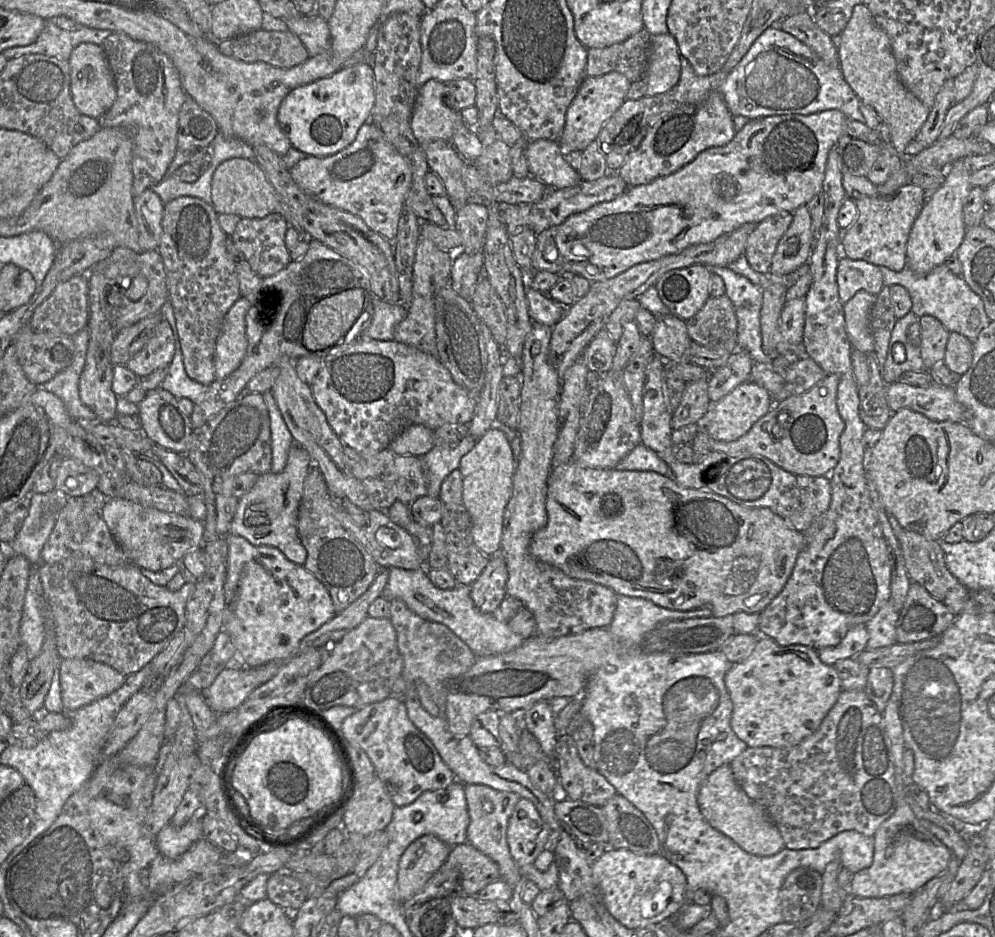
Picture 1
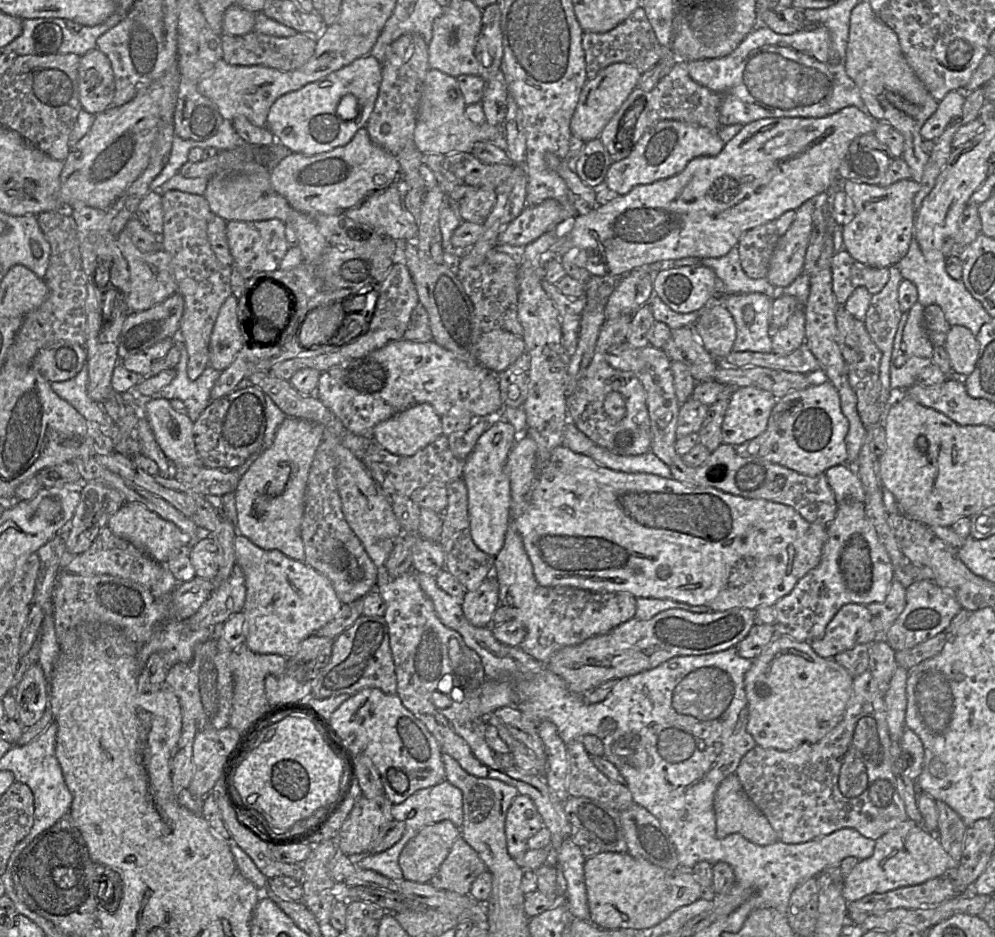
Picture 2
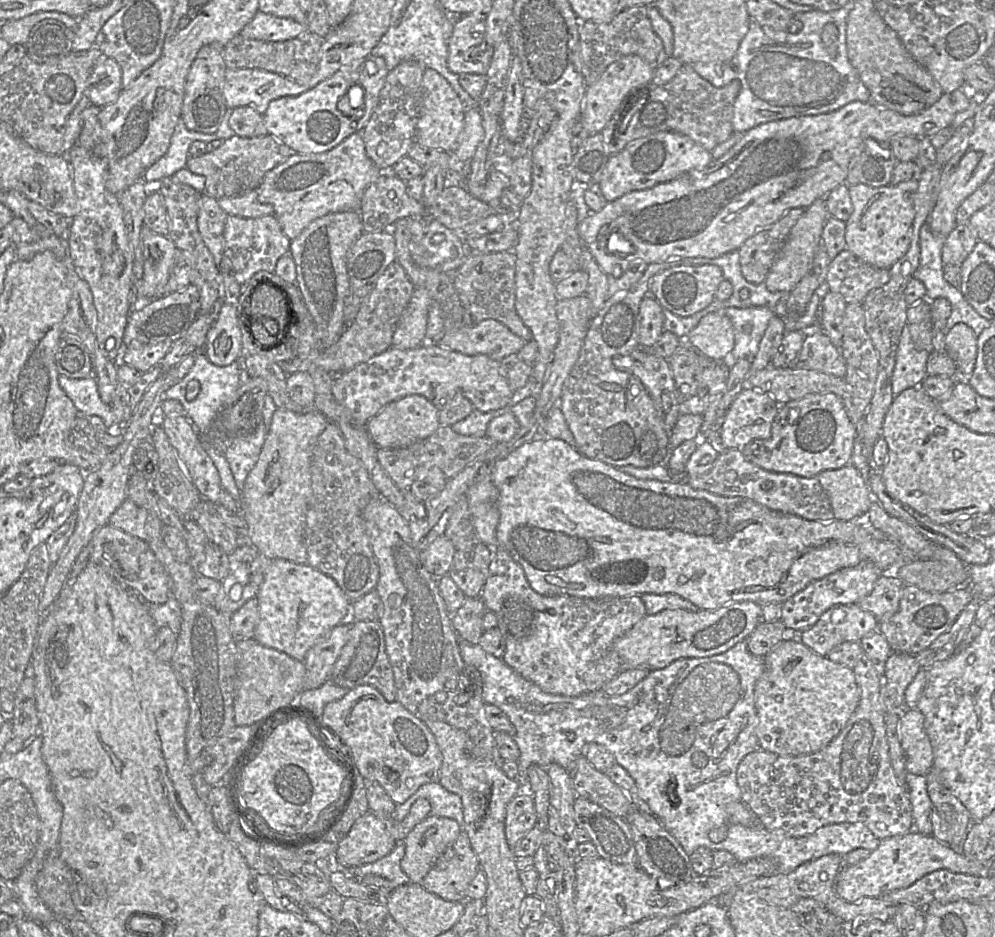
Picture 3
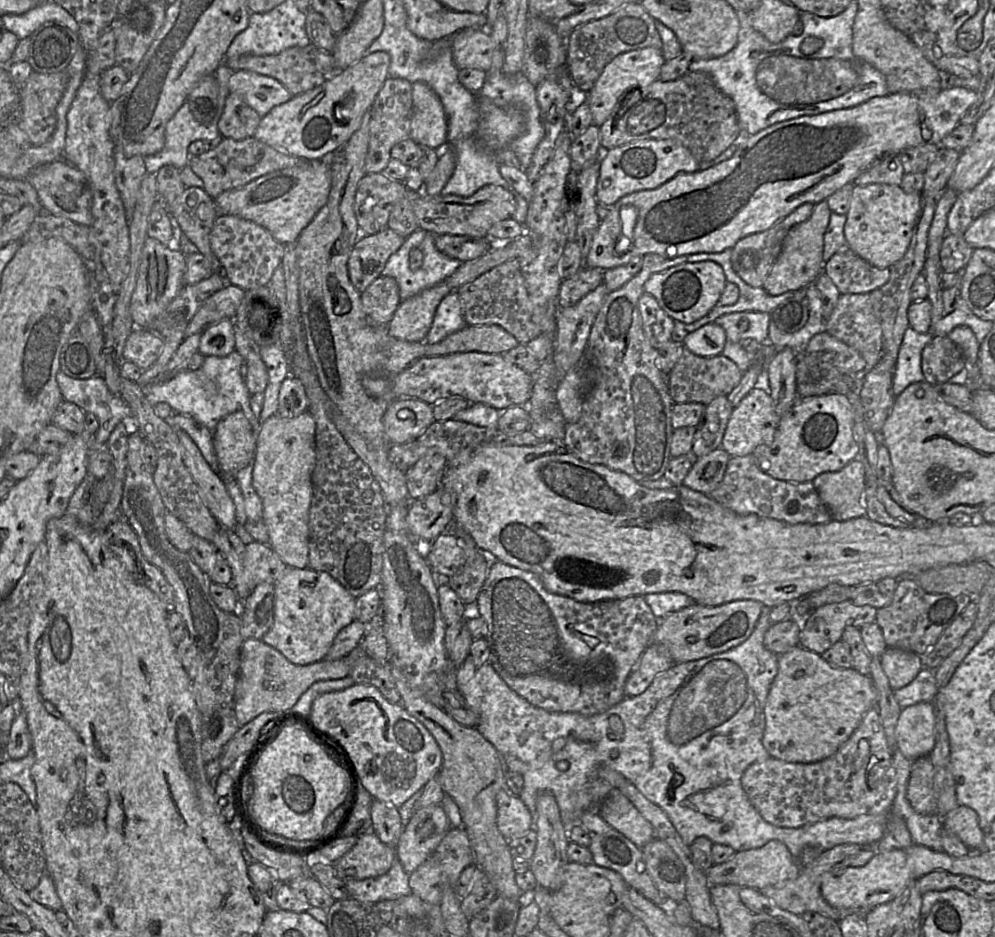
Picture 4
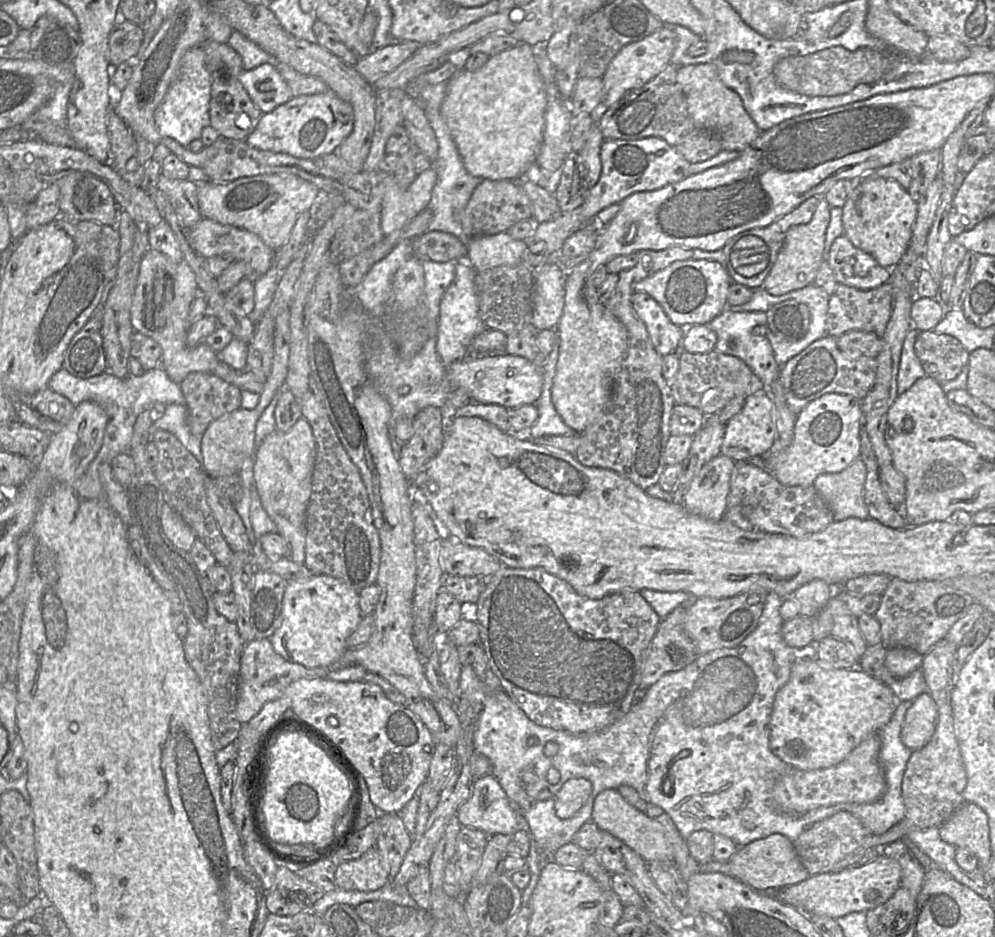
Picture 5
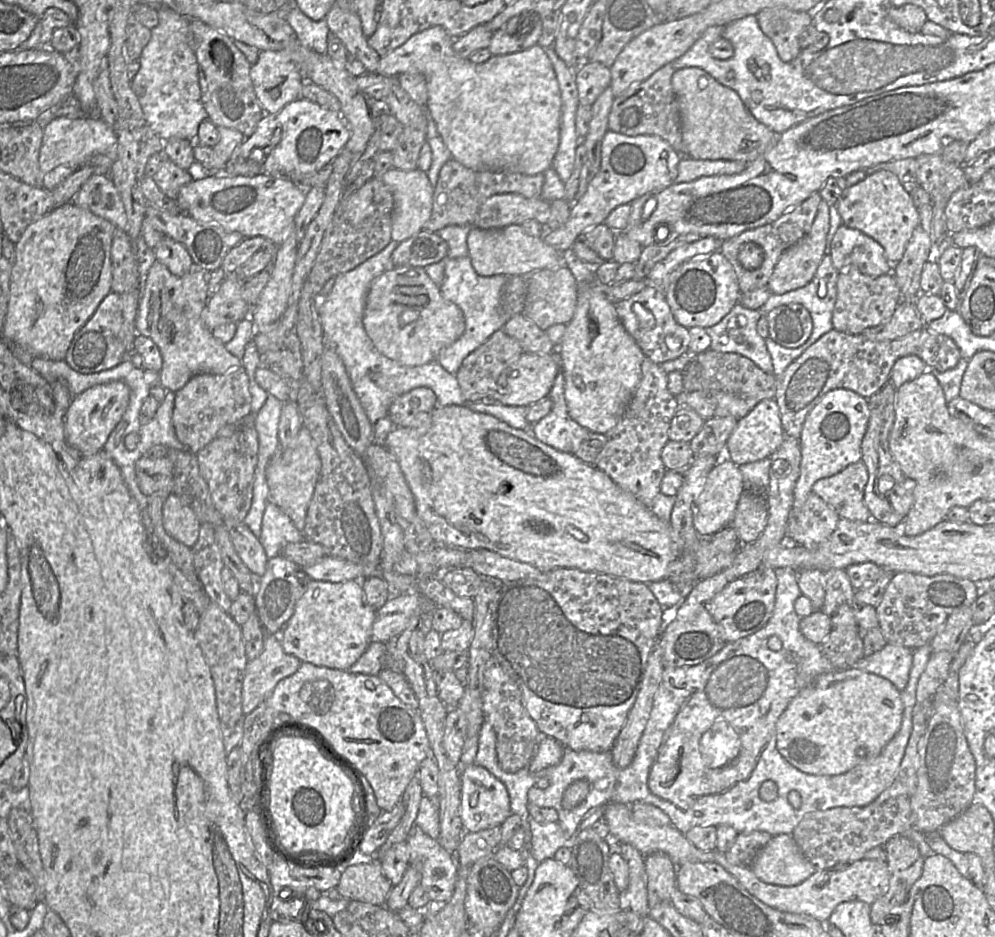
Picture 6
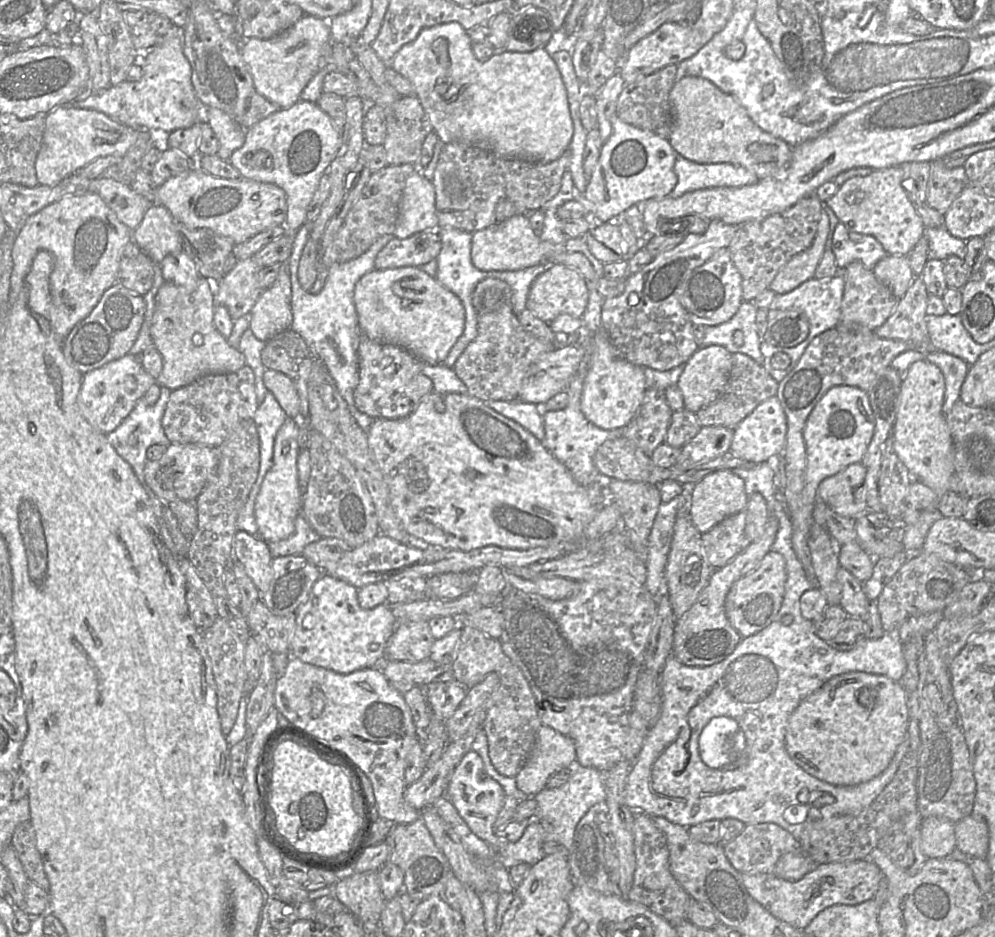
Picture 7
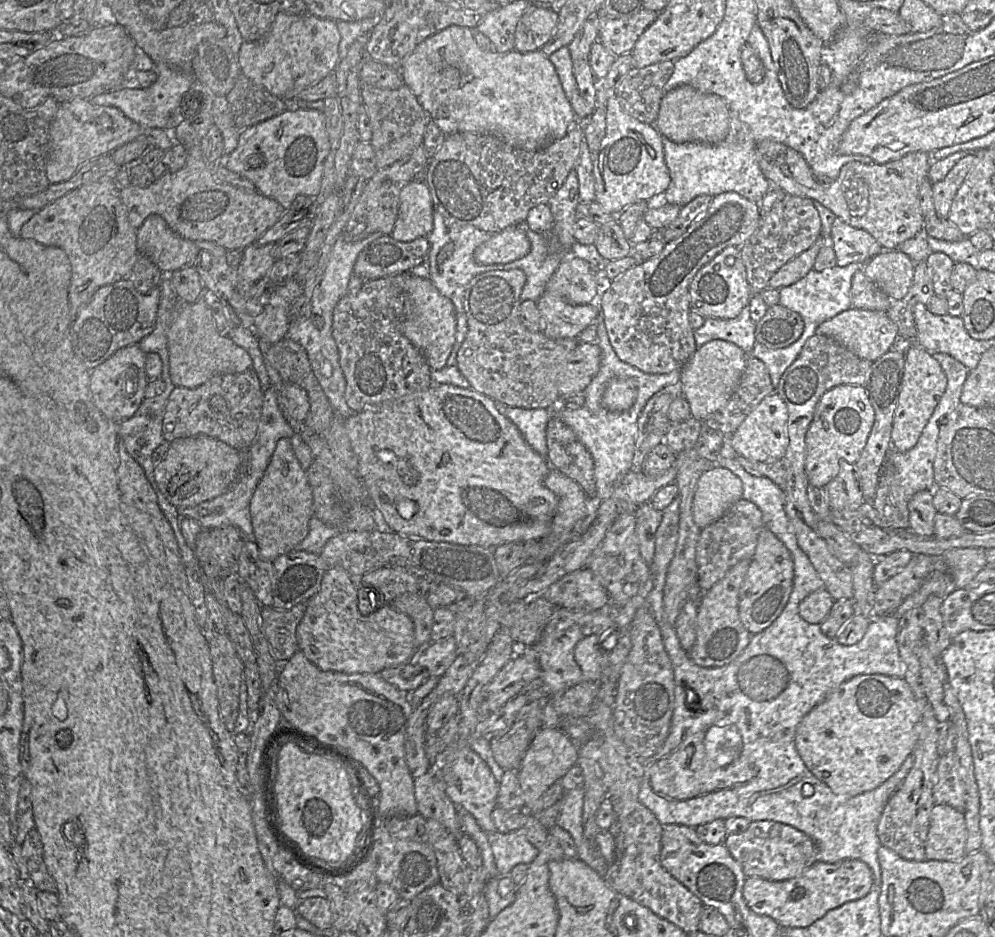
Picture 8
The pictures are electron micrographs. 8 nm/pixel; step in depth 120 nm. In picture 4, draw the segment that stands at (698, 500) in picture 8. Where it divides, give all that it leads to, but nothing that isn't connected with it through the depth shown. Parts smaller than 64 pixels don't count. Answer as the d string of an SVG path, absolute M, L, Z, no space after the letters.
M719 447L705 456L694 459L683 485L710 495L722 481L730 457L722 447Z

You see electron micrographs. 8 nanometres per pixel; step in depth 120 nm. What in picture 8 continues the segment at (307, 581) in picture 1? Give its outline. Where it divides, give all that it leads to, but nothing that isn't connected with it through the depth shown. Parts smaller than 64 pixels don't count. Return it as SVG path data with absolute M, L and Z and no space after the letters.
M341 567L326 570L319 590L306 601L306 611L297 626L299 651L320 670L344 674L379 674L385 668L413 662L419 650L415 645L411 619L389 603L374 613L363 616L358 610L359 585L359 579L353 578Z

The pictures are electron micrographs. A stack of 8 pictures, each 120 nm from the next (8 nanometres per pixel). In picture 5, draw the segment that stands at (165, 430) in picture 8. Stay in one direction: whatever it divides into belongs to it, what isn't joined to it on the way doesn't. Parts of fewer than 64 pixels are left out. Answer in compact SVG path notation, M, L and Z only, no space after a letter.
M190 372L179 384L195 435L203 436L212 421L241 407L241 390L211 372Z

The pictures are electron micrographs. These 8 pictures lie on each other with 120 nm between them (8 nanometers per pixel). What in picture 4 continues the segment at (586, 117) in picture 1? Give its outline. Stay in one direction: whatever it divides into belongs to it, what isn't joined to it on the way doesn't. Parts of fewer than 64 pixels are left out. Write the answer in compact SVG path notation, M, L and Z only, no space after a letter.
M653 47L626 51L613 58L586 93L586 101L592 113L593 123L600 127L610 115L618 98L623 95L625 99L631 92L636 90L633 89L625 92L626 89L638 86L645 87L659 79L662 66L665 62L662 49Z

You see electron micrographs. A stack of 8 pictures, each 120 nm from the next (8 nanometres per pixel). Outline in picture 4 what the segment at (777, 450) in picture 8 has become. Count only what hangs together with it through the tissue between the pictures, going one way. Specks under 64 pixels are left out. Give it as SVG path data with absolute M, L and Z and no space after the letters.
M754 387L732 410L721 447L732 456L746 456L753 453L759 445L773 442L780 416L777 415L770 394Z

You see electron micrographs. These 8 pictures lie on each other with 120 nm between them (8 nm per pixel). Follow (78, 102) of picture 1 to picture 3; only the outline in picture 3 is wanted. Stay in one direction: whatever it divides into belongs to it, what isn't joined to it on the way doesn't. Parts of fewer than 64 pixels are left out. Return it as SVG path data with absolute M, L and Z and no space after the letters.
M103 55L96 61L89 78L85 98L102 108L114 103L122 91L122 72L118 63Z

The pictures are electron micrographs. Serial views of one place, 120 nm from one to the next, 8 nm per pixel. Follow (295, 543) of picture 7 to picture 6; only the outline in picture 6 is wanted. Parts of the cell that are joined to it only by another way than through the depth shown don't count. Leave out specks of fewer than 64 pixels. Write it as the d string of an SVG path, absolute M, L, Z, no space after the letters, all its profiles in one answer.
M268 502L262 517L261 533L258 537L267 558L281 554L288 543L297 543L304 539L291 519L275 504Z

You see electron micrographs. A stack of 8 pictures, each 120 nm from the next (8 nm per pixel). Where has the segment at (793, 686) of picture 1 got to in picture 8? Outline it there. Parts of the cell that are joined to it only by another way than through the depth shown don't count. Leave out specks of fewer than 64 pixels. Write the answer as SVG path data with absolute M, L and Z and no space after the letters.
M857 675L802 718L795 745L812 774L835 794L853 797L879 787L900 769L917 745L921 720L918 703L904 678Z

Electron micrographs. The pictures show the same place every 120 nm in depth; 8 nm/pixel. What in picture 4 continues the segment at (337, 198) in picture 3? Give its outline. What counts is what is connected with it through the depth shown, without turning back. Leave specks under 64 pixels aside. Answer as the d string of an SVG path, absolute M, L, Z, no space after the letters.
M335 152L305 164L275 170L246 185L225 191L214 199L219 214L235 215L267 229L282 244L297 241L304 228L327 203Z

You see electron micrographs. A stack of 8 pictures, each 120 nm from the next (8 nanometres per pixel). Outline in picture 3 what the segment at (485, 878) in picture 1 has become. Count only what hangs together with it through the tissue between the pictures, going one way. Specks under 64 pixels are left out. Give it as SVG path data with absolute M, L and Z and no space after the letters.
M462 830L457 839L438 857L420 885L444 900L465 902L468 886L479 869L479 860L471 847L468 835Z

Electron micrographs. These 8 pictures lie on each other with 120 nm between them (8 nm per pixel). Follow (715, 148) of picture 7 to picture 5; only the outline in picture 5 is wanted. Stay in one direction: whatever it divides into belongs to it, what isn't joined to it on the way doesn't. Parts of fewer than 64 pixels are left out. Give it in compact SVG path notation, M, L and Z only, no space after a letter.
M713 63L684 65L677 68L676 79L686 97L687 110L696 127L714 132L721 141L722 150L744 151L760 134L755 122L746 112L740 96L720 80Z

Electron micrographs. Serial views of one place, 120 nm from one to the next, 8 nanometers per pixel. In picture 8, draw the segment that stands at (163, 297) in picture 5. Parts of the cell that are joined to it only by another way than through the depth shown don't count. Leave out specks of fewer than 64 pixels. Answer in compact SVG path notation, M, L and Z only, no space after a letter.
M204 292L194 303L179 303L167 330L169 373L175 386L196 388L215 375L240 374L252 369L248 352L216 328L210 299L209 293Z

